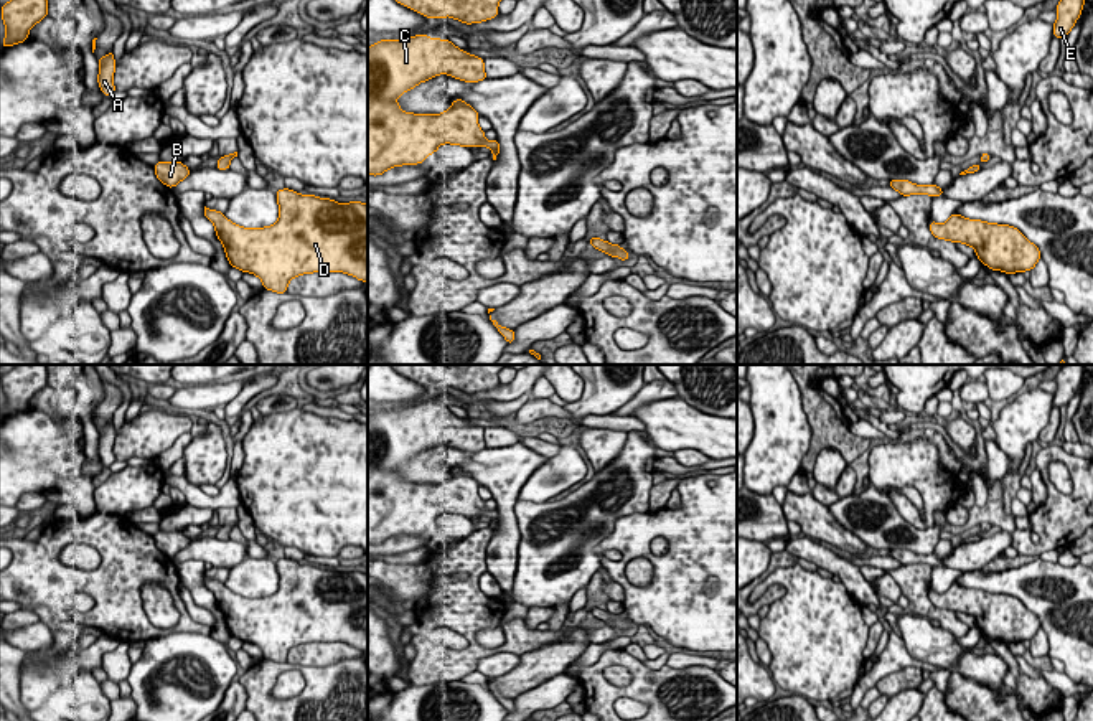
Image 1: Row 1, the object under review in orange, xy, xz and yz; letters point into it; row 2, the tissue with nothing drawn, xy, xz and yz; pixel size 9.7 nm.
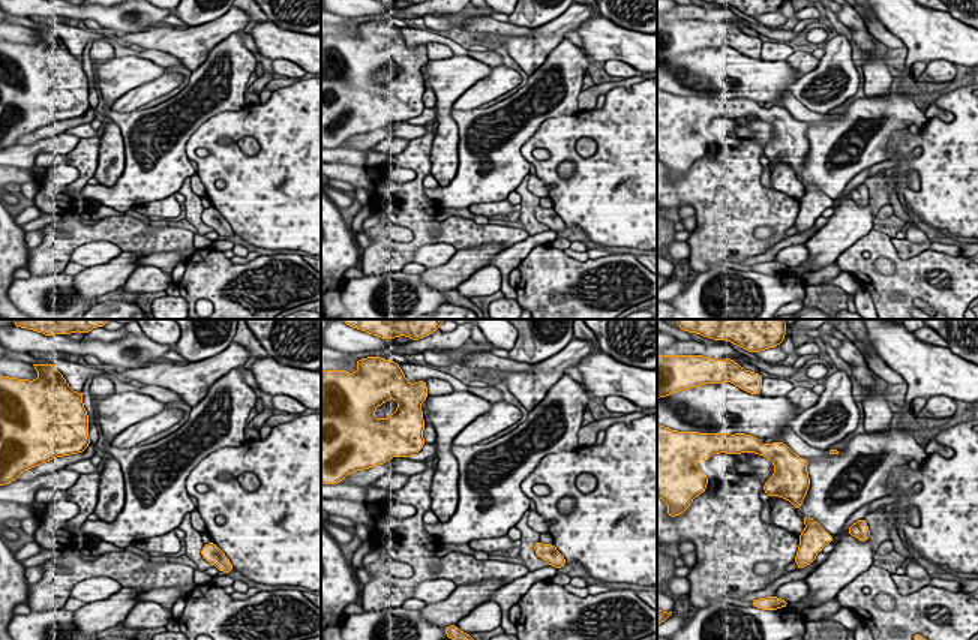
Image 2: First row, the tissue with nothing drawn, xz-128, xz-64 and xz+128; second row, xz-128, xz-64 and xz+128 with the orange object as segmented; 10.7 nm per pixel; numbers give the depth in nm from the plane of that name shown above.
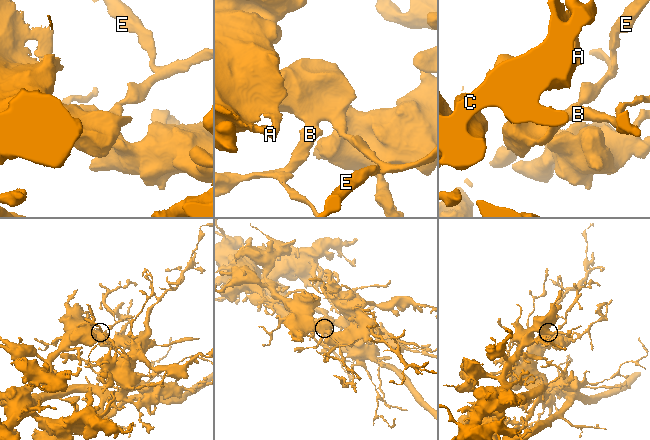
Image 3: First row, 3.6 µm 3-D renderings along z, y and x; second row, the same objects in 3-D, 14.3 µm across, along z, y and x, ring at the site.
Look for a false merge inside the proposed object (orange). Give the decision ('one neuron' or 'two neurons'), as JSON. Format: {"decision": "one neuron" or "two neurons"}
{"decision": "one neuron"}

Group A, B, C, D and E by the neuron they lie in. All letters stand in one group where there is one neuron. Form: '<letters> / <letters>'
A B C D E

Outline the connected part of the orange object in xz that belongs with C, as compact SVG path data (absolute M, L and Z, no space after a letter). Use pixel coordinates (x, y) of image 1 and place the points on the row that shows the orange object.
M427 35L382 38L368 46L368 175L422 163L442 144L488 147L496 160L500 142L485 139L478 112L463 99L455 99L442 114L404 112L396 101L439 74L471 84L483 81L483 63L450 40Z

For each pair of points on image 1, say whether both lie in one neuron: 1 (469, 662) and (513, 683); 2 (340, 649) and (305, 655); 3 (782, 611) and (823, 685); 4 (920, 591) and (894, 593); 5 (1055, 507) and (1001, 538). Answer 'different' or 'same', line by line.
1: different
2: same
3: same
4: different
5: different

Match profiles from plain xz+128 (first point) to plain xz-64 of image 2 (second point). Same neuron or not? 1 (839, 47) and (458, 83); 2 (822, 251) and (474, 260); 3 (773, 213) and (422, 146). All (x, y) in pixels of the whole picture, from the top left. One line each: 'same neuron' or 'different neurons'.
1: different neurons
2: same neuron
3: same neuron

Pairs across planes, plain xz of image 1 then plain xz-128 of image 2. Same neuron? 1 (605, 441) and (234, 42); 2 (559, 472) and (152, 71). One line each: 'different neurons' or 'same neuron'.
1: different neurons
2: different neurons

